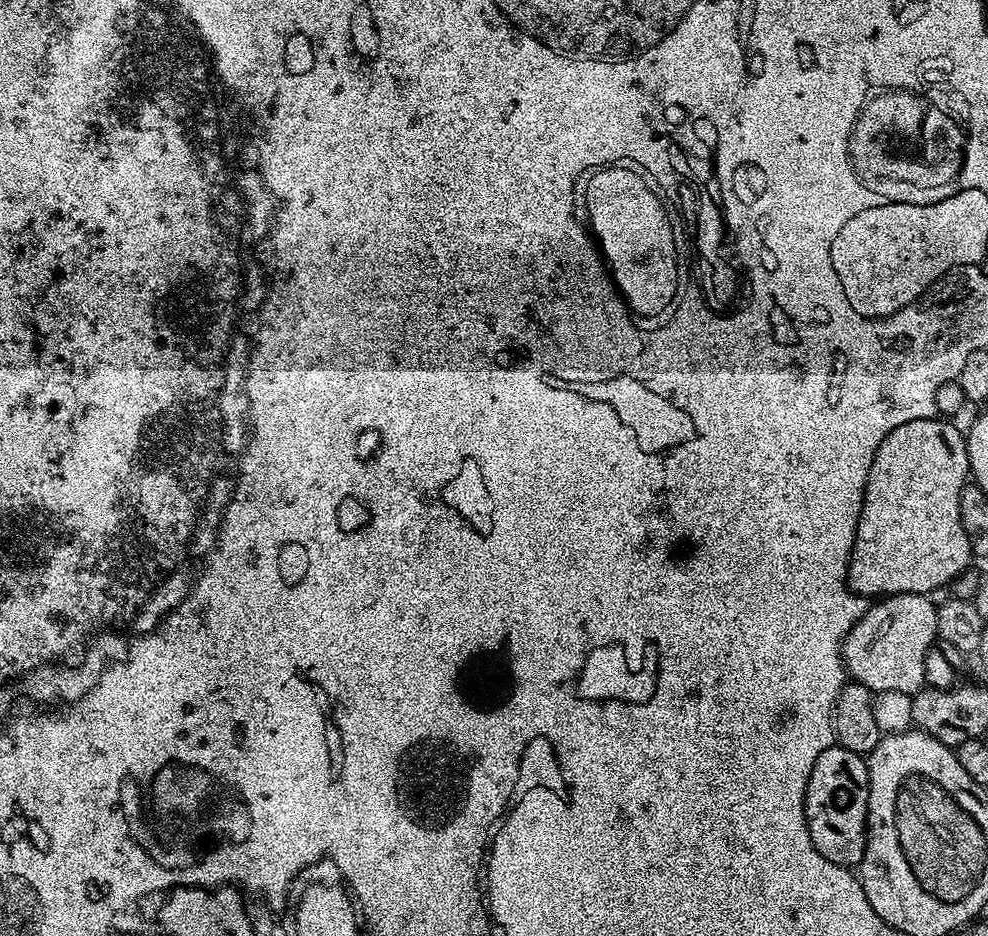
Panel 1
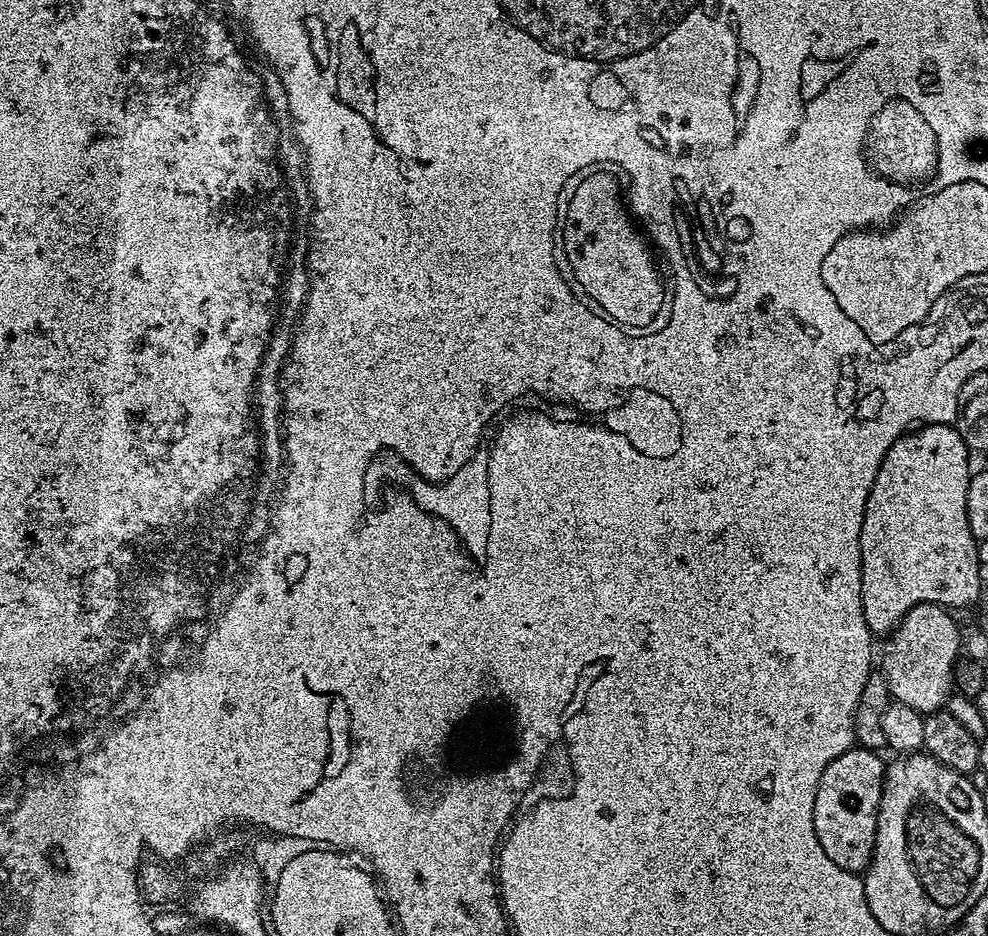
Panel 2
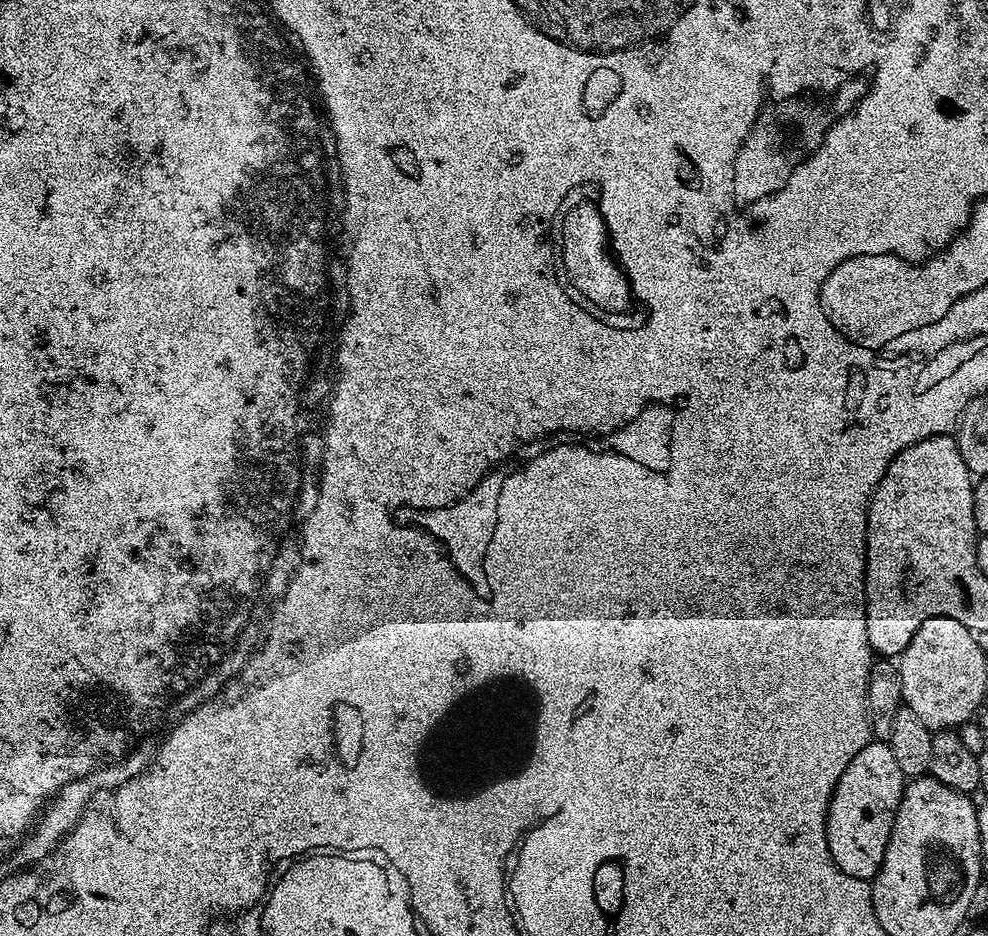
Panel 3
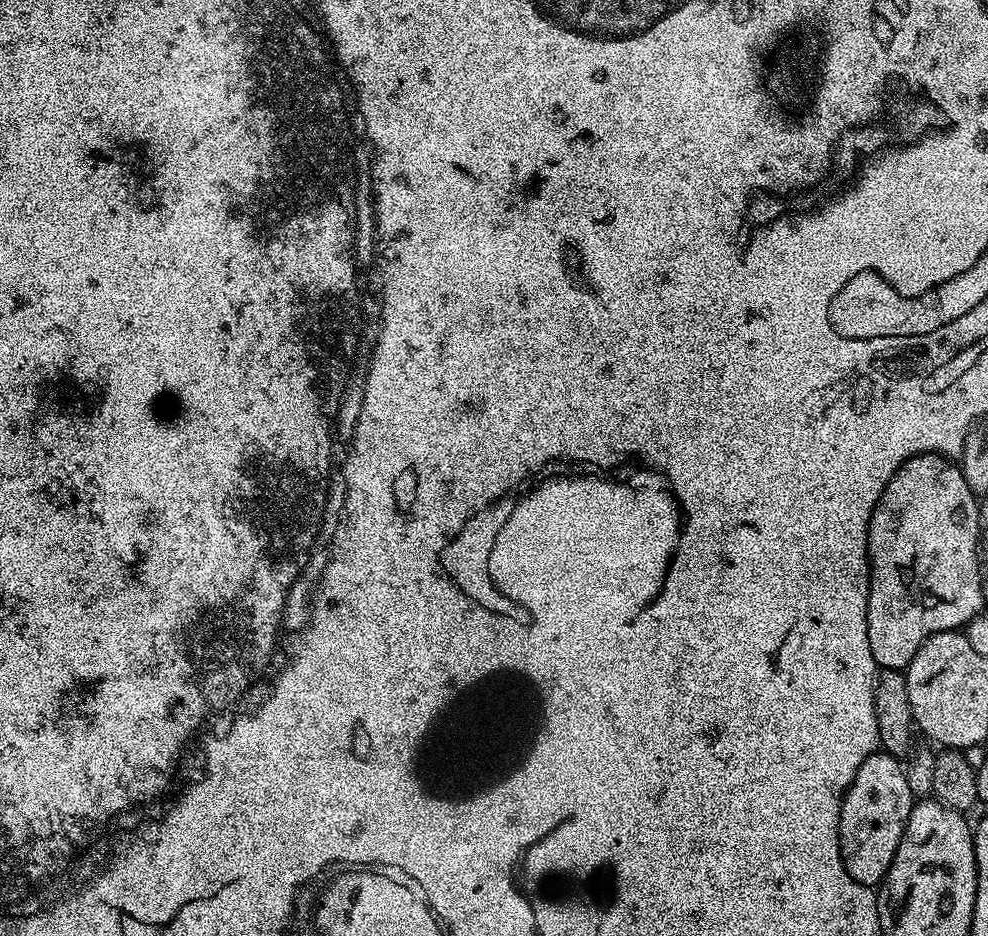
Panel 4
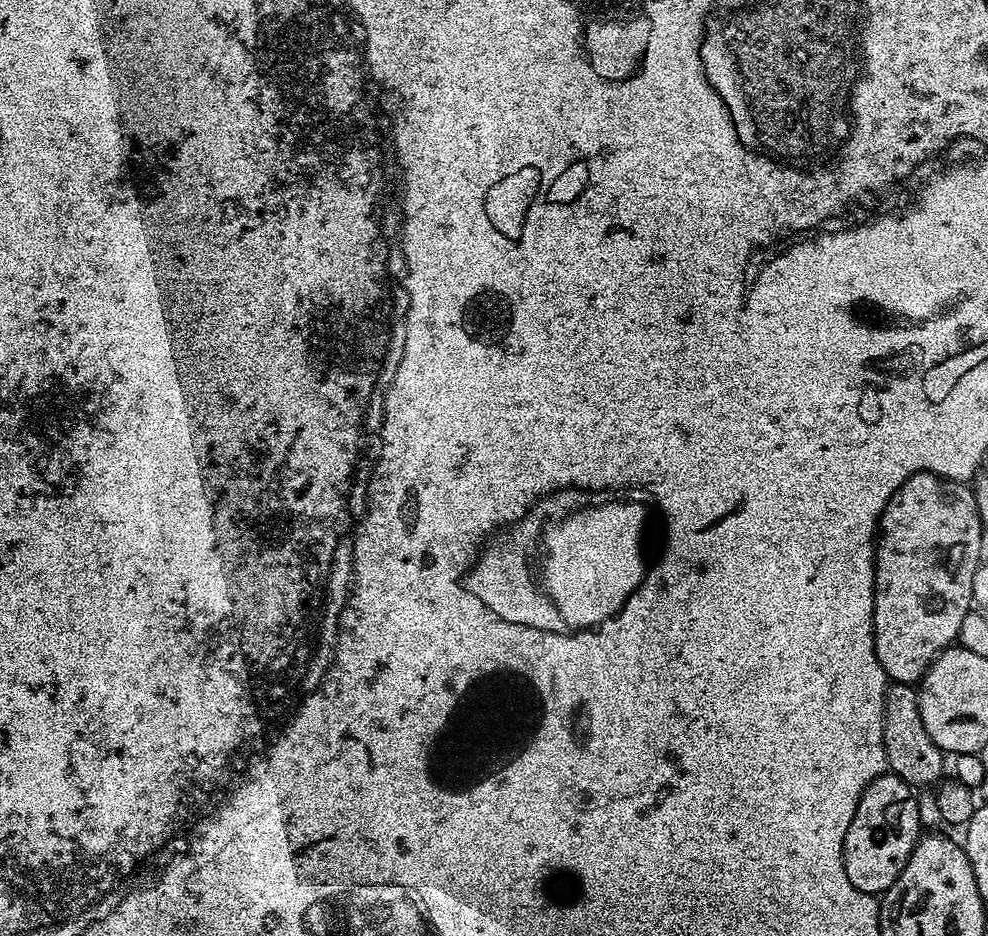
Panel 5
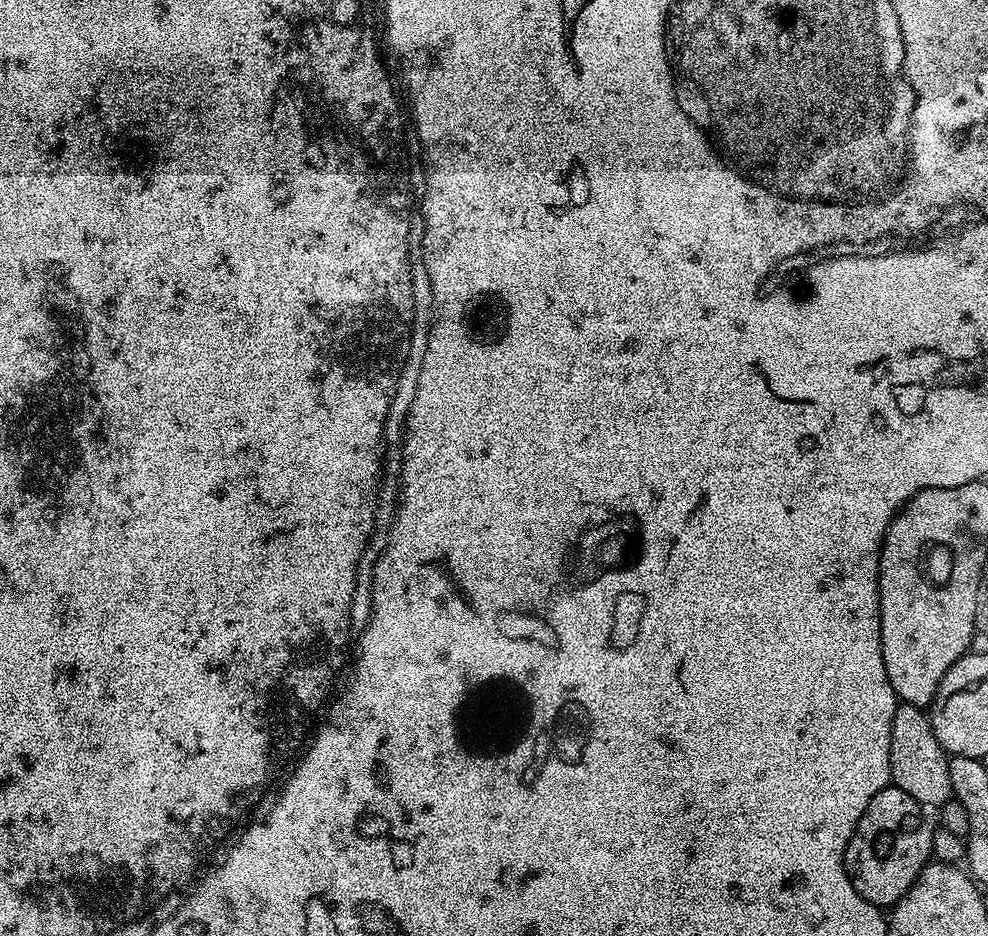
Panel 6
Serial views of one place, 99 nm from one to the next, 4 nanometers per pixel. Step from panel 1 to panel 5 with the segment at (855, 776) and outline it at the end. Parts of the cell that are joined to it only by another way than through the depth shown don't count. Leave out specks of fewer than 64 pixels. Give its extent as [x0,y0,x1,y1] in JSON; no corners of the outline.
[844,774,922,894]

